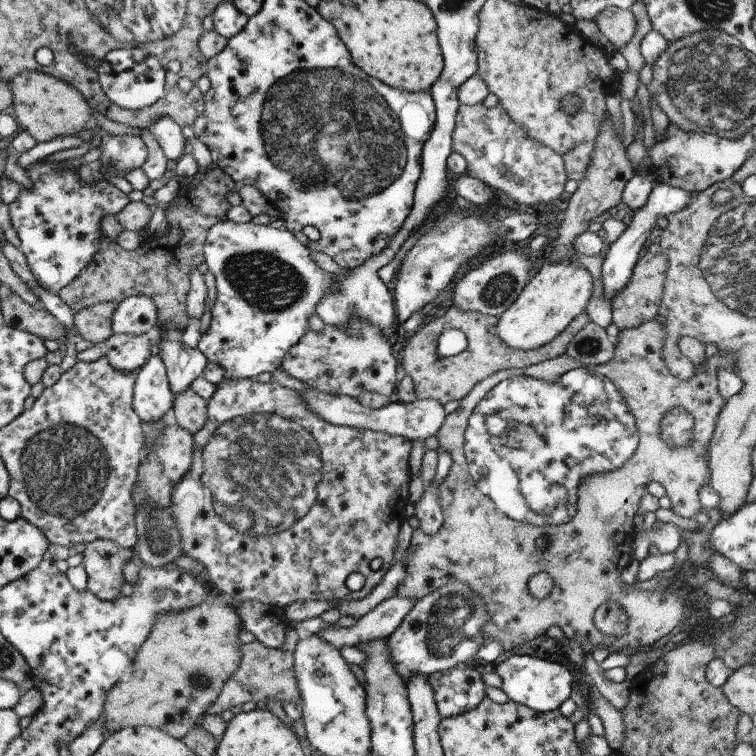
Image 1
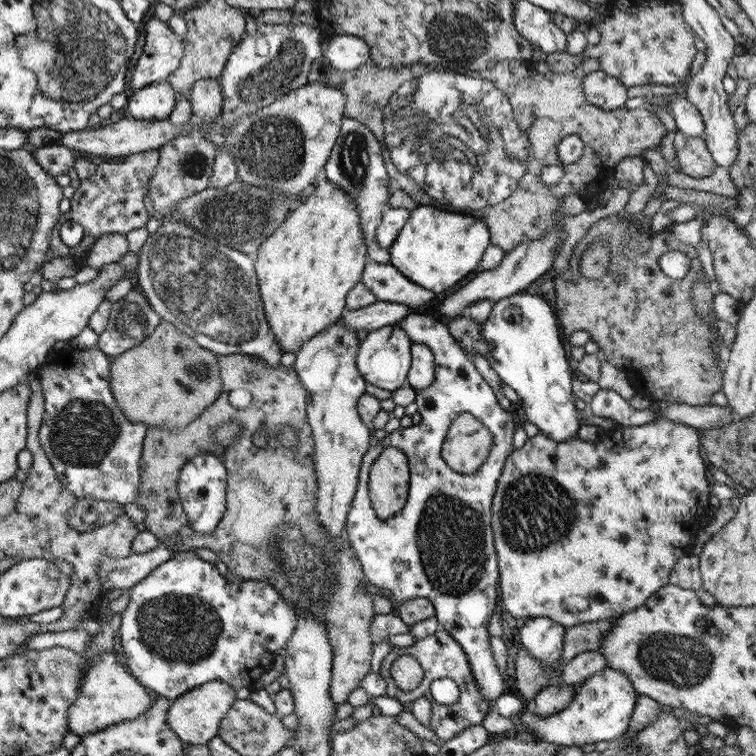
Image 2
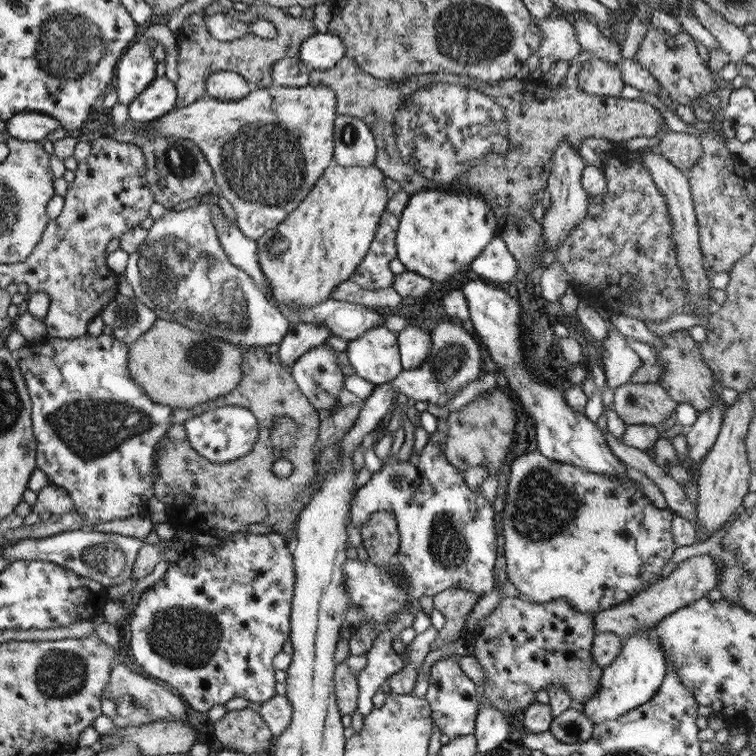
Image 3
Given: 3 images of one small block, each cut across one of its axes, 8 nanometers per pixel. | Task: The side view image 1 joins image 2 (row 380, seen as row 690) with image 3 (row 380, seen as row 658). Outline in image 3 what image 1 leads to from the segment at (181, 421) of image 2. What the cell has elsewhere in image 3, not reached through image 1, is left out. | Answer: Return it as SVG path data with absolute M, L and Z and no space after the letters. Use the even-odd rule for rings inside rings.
M157 319L148 332L142 334L134 344L131 344L128 354L130 373L143 387L152 402L165 404L174 410L176 408L206 407L211 406L219 396L229 396L240 386L240 378L243 377L241 365L244 354L246 354L246 347L237 346L233 342L226 342L221 338L214 338L209 334L197 331L203 331L203 328L192 330L187 325L180 325L167 319Z

